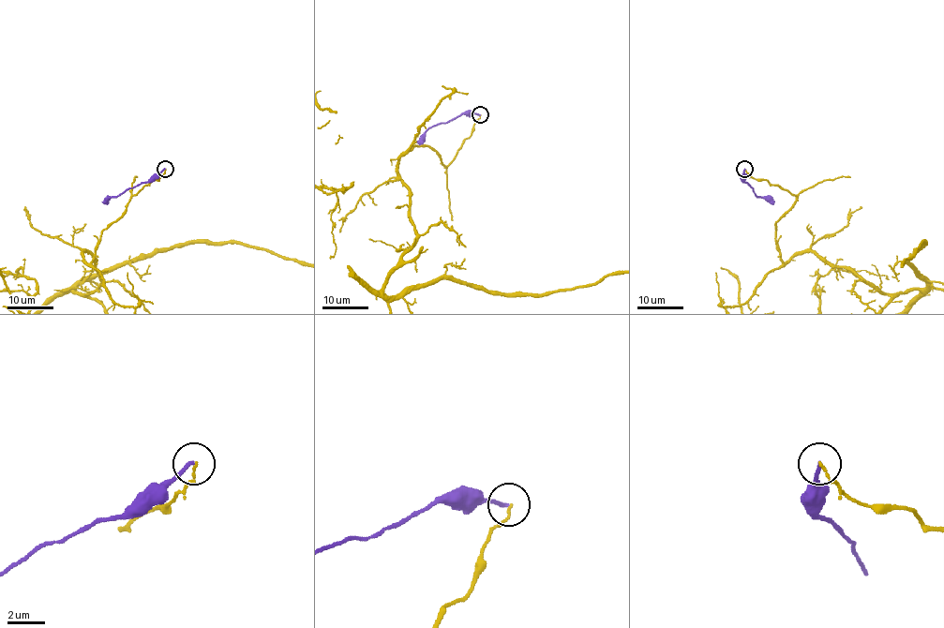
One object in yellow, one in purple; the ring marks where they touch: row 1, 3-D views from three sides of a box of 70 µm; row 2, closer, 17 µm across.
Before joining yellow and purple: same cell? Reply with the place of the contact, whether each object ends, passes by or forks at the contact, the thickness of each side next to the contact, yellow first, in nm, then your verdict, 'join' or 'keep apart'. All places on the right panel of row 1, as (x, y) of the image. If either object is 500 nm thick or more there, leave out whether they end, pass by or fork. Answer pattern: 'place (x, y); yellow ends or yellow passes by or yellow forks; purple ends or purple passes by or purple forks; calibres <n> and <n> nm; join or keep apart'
place (744, 169); yellow ends; purple ends; calibres 110 and 180 nm; keep apart

